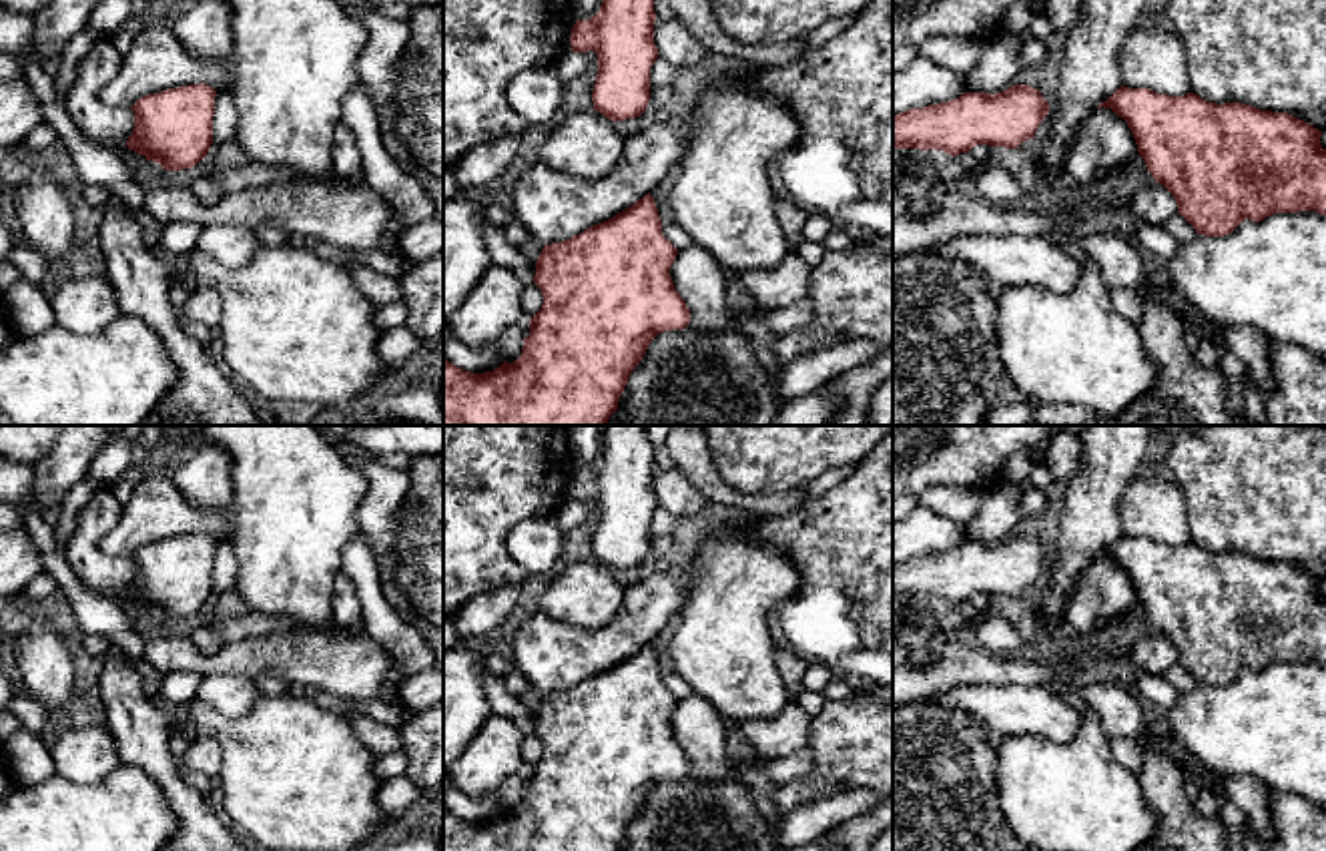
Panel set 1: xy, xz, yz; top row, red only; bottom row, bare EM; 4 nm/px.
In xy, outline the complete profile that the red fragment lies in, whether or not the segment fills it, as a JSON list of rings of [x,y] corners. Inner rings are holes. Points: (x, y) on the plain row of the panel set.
[[[189,534],[138,548],[130,558],[134,578],[126,596],[164,620],[201,612],[213,594],[217,540]]]

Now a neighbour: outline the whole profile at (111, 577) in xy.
[[[98,488],[78,516],[64,558],[90,592],[116,600],[134,616],[144,612],[146,606],[126,596],[134,578],[132,558],[108,556],[100,550],[100,540],[116,526],[122,512],[124,506],[112,496],[110,488]]]

